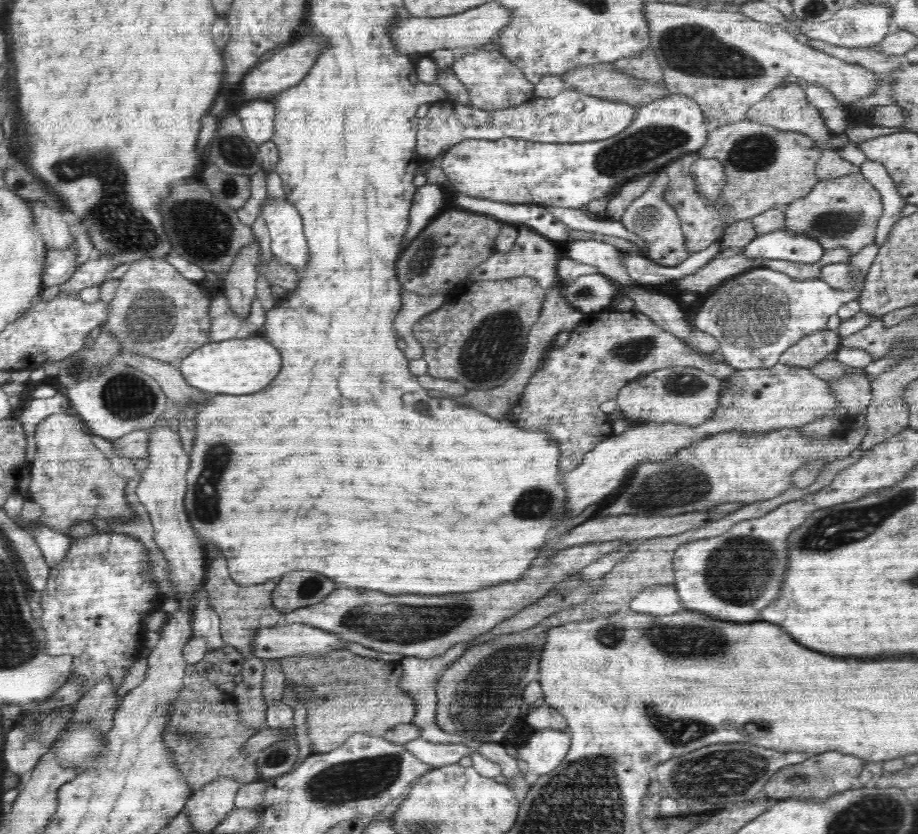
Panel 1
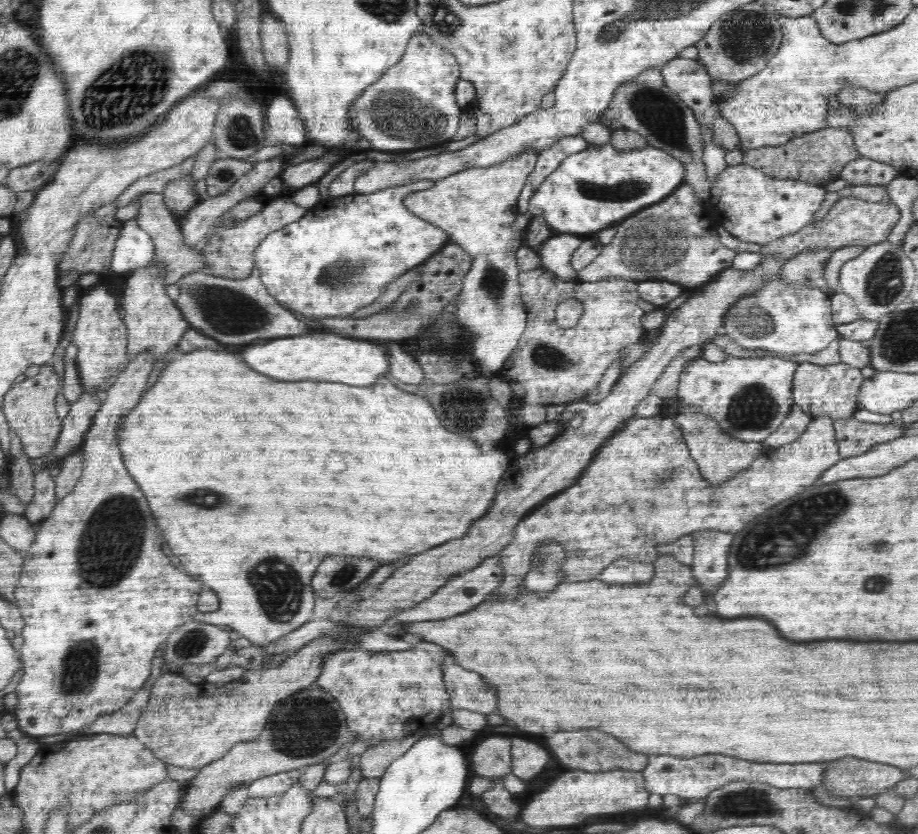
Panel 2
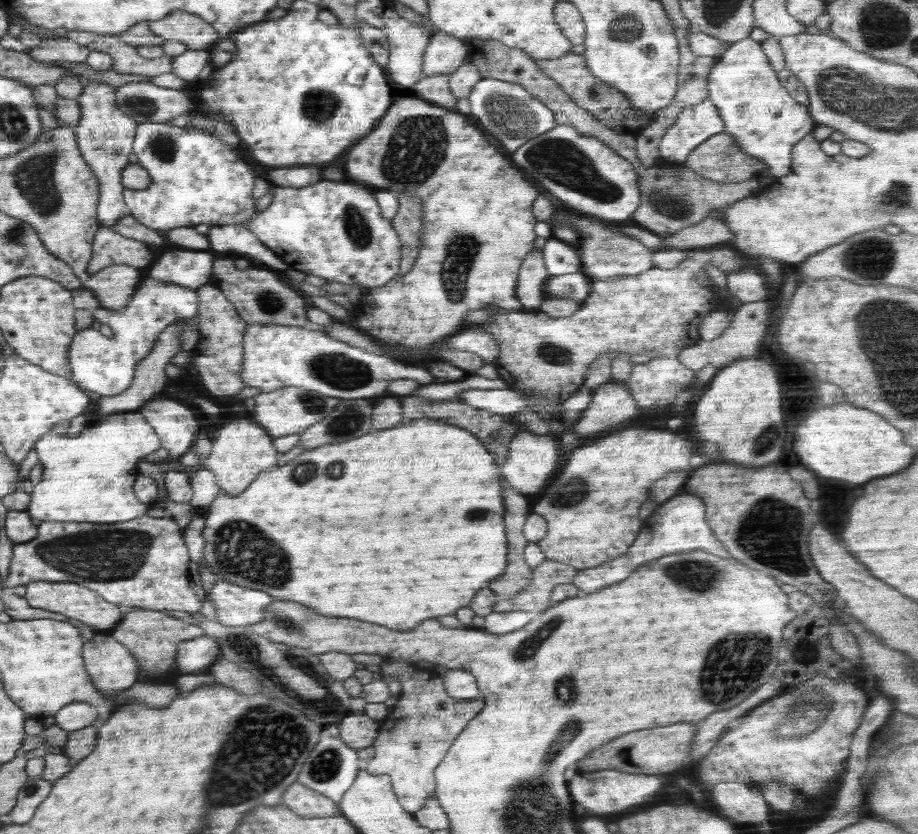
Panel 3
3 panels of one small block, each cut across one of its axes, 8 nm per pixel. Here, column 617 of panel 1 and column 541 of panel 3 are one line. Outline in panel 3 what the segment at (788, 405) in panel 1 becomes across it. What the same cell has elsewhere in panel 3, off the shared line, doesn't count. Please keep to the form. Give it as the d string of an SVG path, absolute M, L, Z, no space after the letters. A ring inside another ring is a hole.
M526 430L518 432L510 441L508 456L502 463L501 474L507 486L522 495L541 492L560 470L562 461L558 455L558 449L556 439L550 434L542 436Z

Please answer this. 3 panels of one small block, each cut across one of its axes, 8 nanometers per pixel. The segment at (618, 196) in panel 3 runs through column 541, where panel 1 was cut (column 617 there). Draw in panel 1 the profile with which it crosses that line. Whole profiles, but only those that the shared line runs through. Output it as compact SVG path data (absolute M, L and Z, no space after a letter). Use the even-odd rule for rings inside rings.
M671 93L638 108L636 116L634 116L634 120L632 120L632 124L630 124L630 126L628 126L628 128L623 130L620 134L616 134L616 136L612 136L612 138L607 138L606 140L560 145L554 143L550 144L524 141L510 137L504 137L495 141L468 139L467 141L462 141L452 146L450 150L445 152L444 156L440 157L438 163L444 173L446 173L448 181L452 183L452 186L456 192L464 193L474 198L492 200L508 205L542 205L544 207L554 206L560 208L580 209L588 205L593 200L600 199L610 194L615 194L622 184L625 185L627 182L633 181L642 175L647 175L648 173L657 171L658 169L662 170L662 168L668 166L672 161L679 159L682 155L698 152L706 144L709 131L710 127L706 125L705 116L703 115L701 108L698 106L698 103L693 101L692 98L682 95L682 93Z

